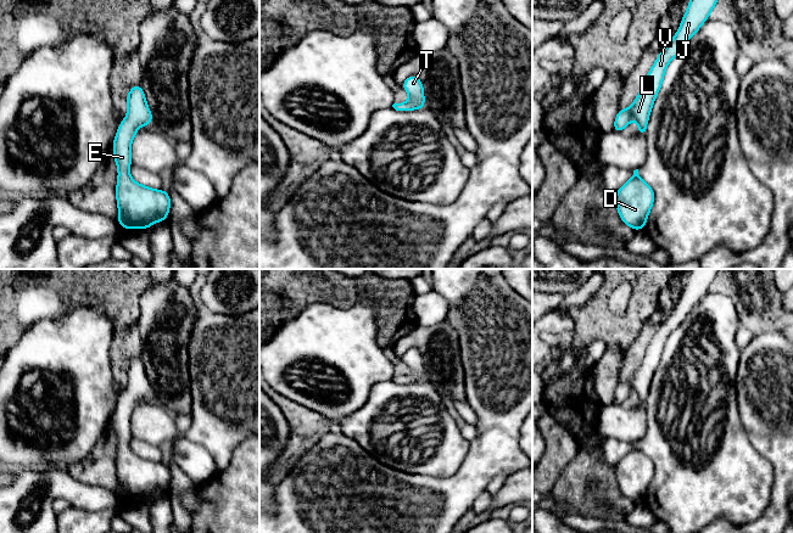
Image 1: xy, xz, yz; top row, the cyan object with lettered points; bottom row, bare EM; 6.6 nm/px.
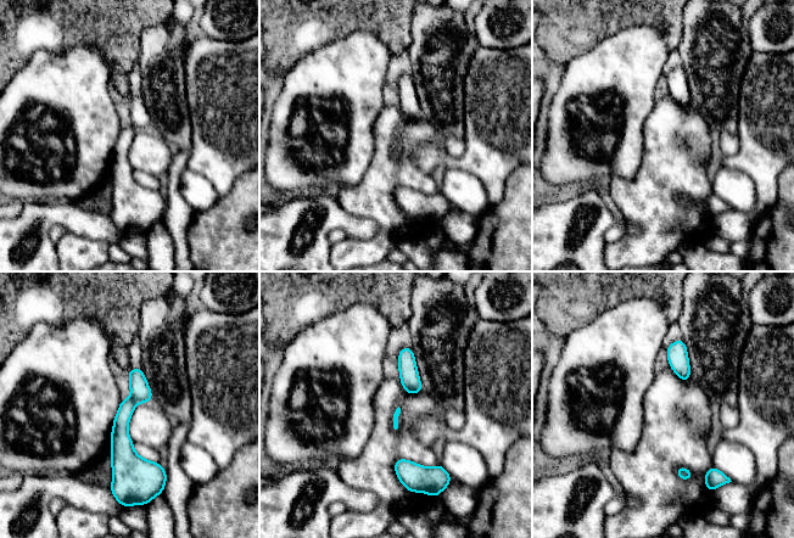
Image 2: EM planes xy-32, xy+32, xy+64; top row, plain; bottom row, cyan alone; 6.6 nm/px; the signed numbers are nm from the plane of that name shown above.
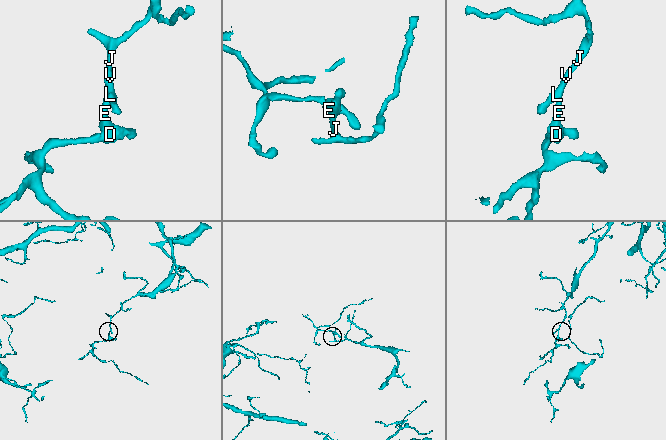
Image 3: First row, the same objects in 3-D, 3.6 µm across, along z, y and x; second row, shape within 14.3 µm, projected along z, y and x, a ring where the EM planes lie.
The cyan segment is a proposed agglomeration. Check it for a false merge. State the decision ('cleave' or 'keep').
keep

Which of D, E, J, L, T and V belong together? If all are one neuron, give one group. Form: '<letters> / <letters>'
D E J L T V

